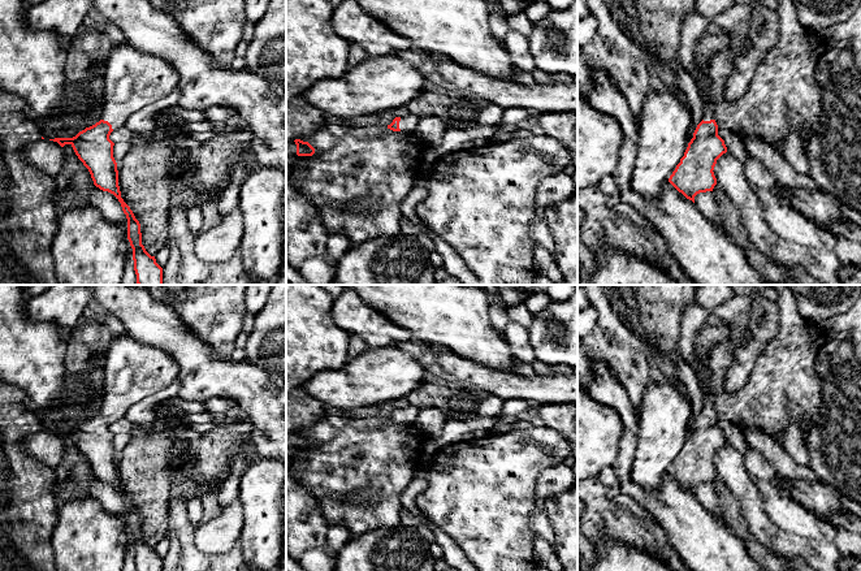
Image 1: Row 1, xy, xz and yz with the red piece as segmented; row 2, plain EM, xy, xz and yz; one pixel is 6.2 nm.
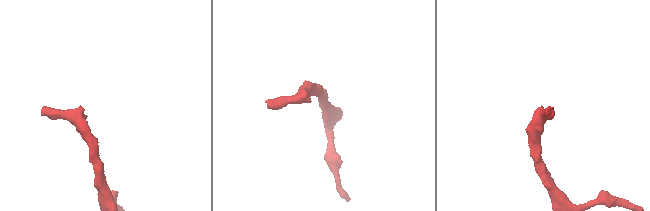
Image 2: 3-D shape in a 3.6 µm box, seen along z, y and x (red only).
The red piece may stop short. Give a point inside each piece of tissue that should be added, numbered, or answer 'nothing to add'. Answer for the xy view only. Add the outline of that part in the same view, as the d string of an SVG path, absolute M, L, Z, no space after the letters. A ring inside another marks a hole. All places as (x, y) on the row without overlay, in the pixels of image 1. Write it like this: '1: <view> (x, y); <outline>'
1: xy (133, 371); M126 333L114 337L104 362L103 411L108 412L113 421L120 420L134 403L165 389L177 375L178 364L166 351L142 343Z

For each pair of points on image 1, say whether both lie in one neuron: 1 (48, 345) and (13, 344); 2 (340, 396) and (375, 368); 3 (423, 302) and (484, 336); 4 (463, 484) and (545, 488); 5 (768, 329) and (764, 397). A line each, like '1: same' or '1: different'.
1: same
2: same
3: same
4: different
5: different

